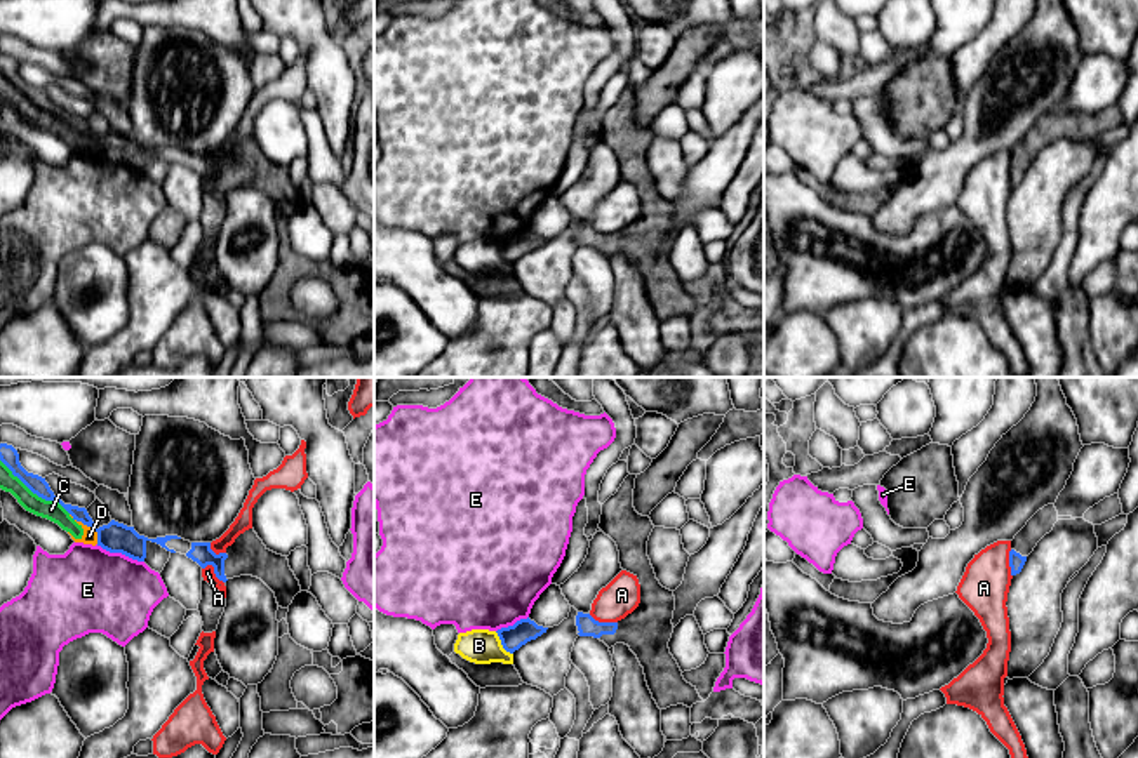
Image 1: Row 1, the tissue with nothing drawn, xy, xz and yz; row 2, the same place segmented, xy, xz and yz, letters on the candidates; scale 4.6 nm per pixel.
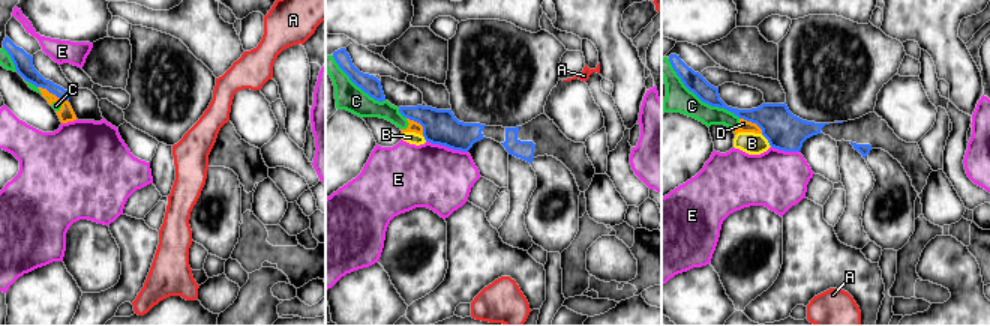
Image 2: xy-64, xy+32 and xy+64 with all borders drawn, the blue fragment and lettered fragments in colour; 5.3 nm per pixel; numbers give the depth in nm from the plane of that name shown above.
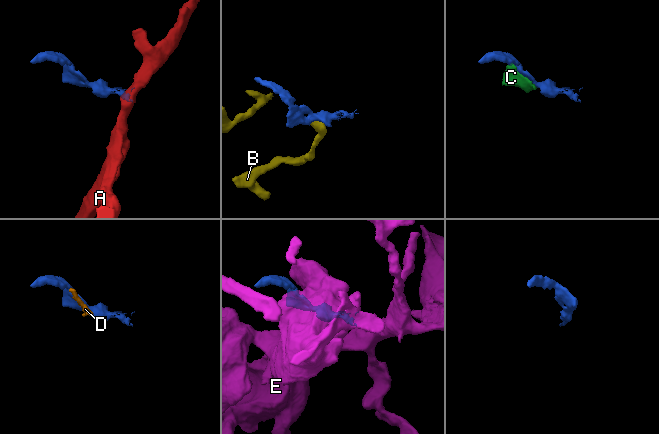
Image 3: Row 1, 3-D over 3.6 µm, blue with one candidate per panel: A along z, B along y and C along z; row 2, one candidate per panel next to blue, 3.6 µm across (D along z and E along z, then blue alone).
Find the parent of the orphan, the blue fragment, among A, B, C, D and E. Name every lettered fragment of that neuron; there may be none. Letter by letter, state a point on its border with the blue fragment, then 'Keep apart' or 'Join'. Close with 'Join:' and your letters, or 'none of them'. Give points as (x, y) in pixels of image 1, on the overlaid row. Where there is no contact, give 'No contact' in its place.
A: Touches blue at xy (214, 571). Keep apart
B: Touches blue at xz (502, 644). Keep apart
C: Touches blue at xy (35, 492). Keep apart
D: Touches blue at xy (89, 525). Keep apart
E: Touches blue at xy (120, 551). Keep apart
Join: none of them

